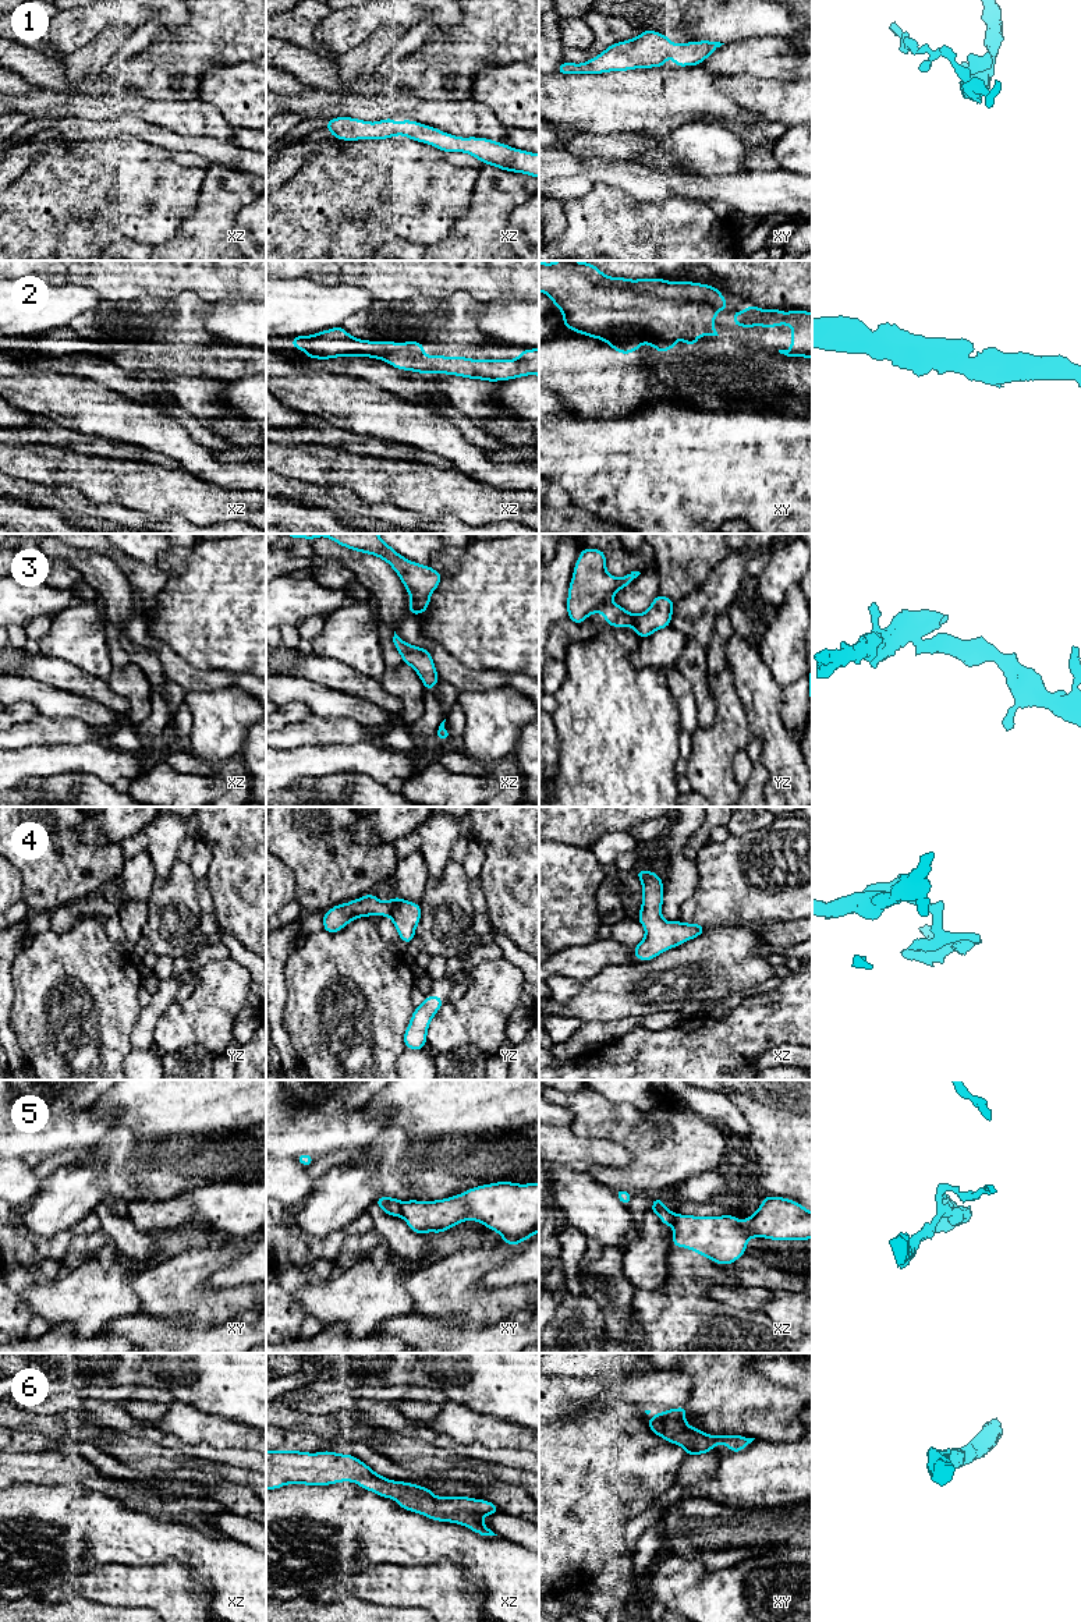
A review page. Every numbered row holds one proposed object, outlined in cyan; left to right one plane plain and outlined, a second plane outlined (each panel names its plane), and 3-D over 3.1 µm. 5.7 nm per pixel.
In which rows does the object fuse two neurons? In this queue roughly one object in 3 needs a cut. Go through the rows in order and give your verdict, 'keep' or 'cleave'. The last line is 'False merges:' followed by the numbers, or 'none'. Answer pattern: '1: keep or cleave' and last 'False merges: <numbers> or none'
1: keep
2: keep
3: cleave
4: keep
5: cleave
6: keep
False merges: 3, 5

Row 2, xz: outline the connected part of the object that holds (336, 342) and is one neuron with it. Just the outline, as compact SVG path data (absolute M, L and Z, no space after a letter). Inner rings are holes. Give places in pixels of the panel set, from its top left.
M341 326L309 336L291 337L293 348L301 348L308 358L329 360L337 357L371 357L389 362L391 366L418 373L446 373L488 382L510 380L527 375L539 376L539 348L522 350L517 360L471 360L467 357L425 355L419 341L369 341L352 337Z

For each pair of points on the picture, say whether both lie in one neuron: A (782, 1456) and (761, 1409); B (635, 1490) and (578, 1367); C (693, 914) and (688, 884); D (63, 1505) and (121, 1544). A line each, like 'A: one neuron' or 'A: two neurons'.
A: two neurons
B: two neurons
C: two neurons
D: one neuron

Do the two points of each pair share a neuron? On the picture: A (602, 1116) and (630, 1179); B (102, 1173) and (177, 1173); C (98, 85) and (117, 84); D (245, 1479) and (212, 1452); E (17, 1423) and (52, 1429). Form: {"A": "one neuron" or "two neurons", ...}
{"A": "one neuron", "B": "one neuron", "C": "one neuron", "D": "two neurons", "E": "one neuron"}

